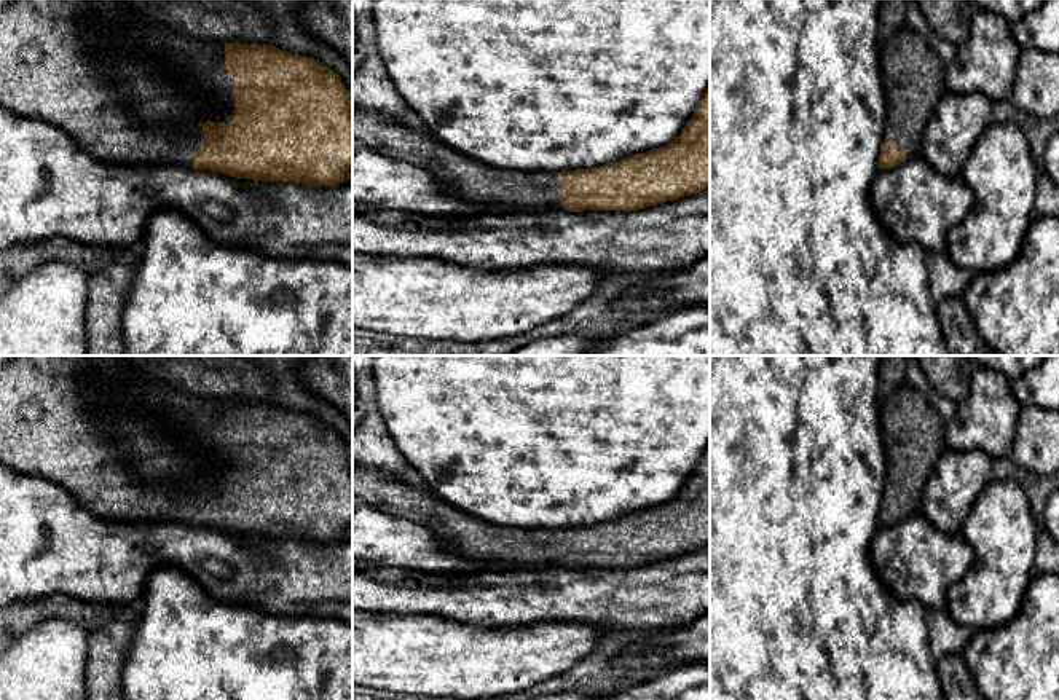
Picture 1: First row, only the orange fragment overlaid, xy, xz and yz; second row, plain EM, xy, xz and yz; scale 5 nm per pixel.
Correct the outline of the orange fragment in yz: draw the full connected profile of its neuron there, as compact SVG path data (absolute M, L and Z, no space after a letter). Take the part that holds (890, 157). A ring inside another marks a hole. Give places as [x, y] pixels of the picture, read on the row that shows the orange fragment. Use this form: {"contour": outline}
{"contour": "M909 26L879 41L879 62L887 107L879 167L892 169L920 155L925 126L946 92L946 64Z"}

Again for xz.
{"contour": "M710 85L673 142L593 169L526 172L486 166L356 104L352 137L391 159L426 169L445 196L501 212L638 210L710 188Z"}

